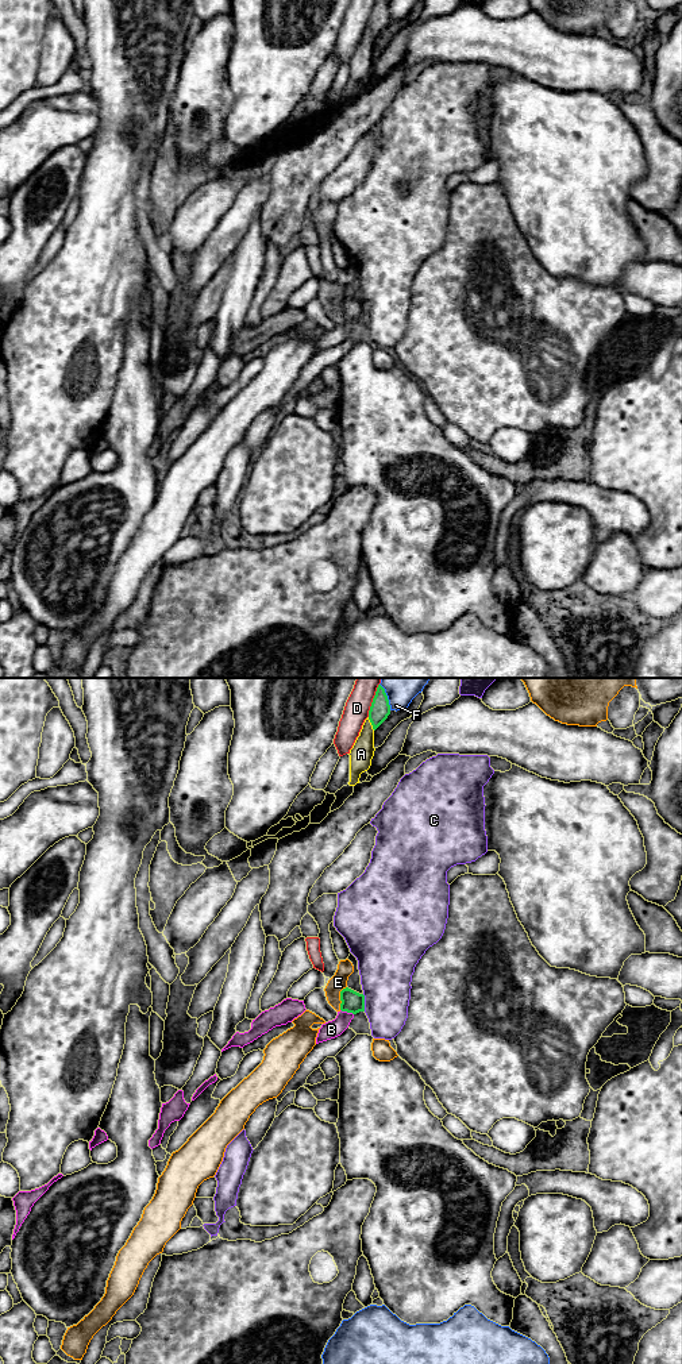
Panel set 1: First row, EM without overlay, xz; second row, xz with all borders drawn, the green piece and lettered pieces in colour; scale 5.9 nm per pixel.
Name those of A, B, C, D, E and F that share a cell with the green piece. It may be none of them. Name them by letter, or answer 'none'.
none

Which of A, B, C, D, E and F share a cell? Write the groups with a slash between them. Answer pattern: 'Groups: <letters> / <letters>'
Groups: A / B / C / D / E / F

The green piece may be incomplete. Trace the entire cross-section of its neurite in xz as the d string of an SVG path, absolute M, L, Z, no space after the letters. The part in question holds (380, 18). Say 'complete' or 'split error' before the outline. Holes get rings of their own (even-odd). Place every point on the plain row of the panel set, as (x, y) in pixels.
complete; M375 0L373 7L369 28L375 39L390 23L390 14L385 0Z

